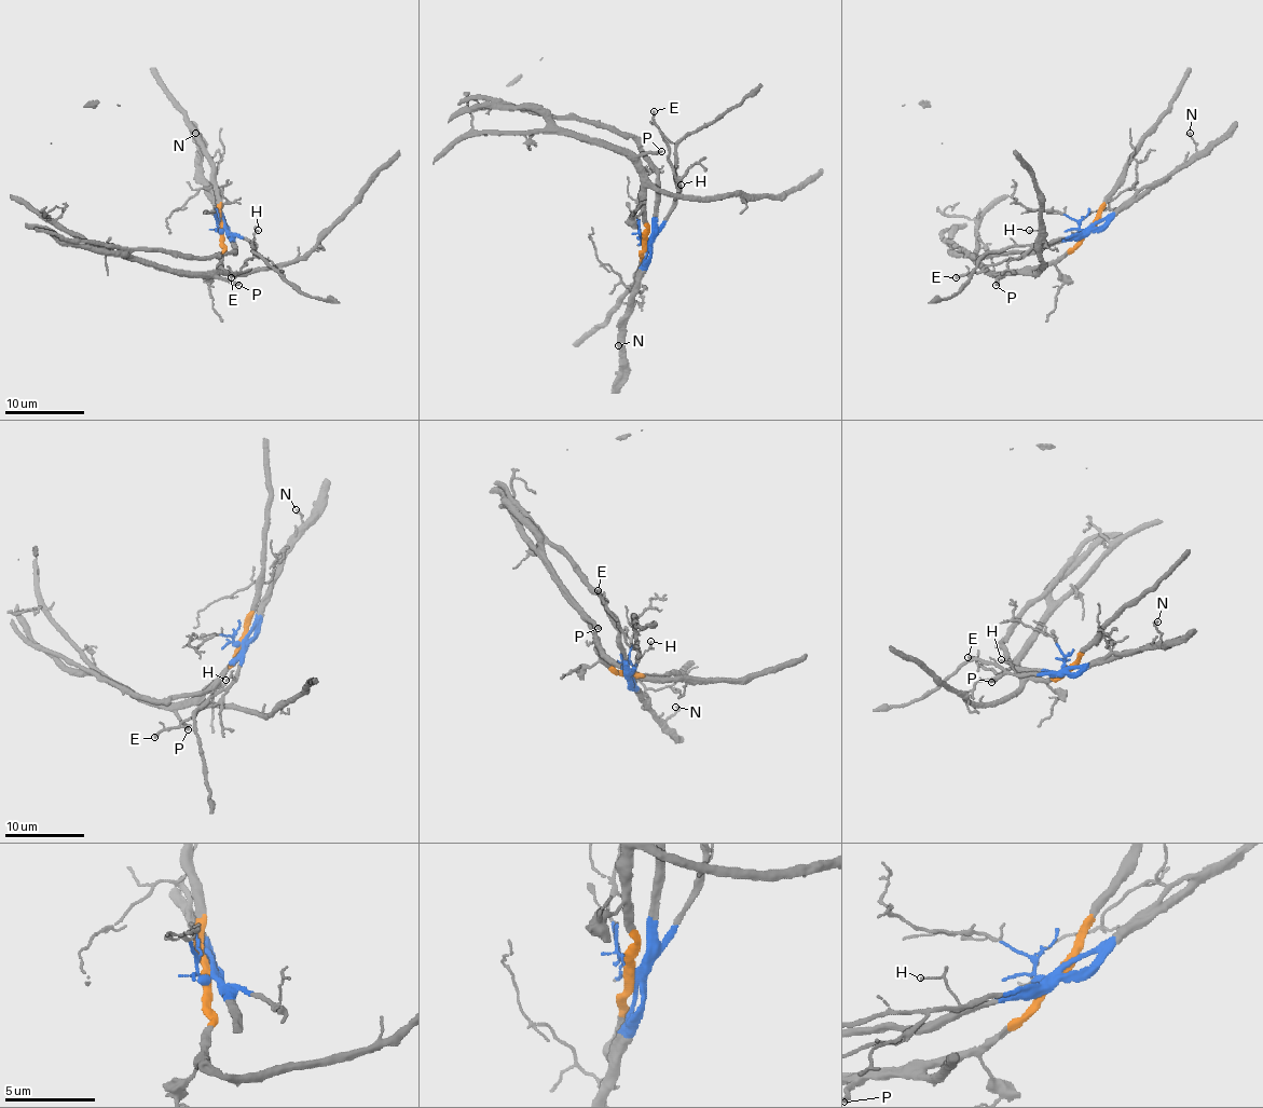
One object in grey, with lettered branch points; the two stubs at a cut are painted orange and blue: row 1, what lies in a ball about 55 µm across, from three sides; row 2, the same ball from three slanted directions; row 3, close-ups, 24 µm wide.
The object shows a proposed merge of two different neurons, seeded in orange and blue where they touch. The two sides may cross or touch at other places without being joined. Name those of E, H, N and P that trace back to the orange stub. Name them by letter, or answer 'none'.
P

